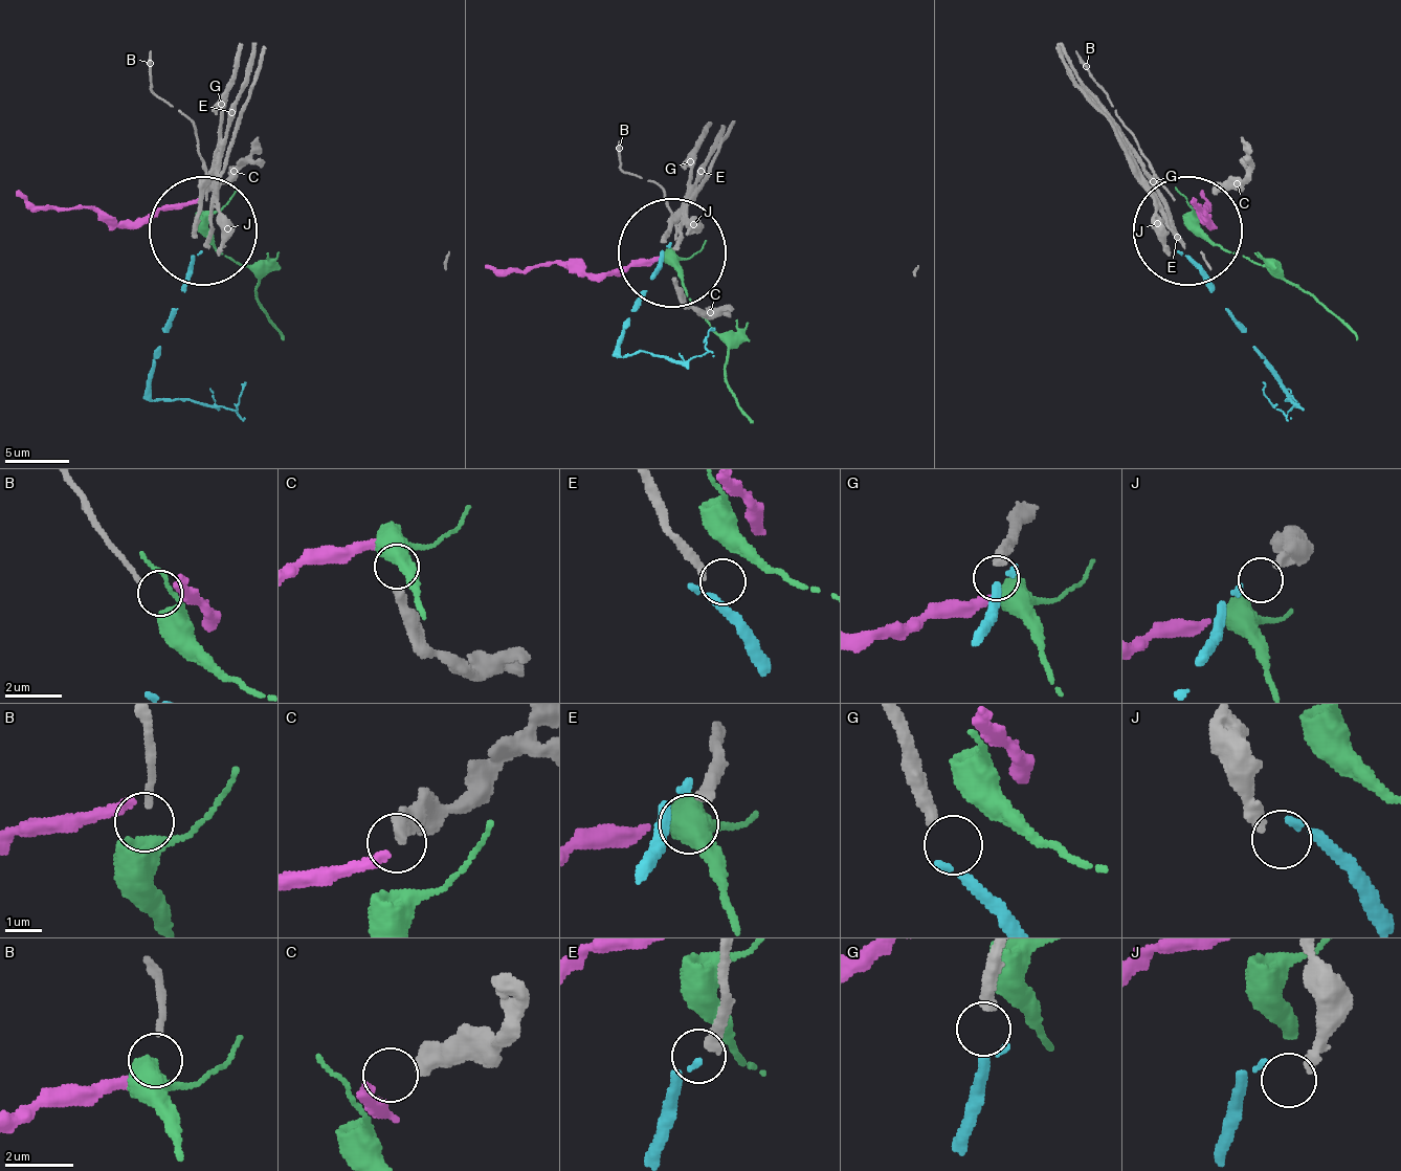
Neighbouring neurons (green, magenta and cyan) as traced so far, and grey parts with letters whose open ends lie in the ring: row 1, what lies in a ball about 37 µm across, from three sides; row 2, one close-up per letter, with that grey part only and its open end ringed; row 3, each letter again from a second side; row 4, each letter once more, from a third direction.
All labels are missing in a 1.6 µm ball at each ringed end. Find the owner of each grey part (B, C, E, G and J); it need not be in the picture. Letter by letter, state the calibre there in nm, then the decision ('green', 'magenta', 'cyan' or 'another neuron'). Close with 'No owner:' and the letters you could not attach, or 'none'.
B: 170 nm thick; green
C: 440 nm thick; magenta
E: 340 nm thick; another neuron
G: 360 nm thick; cyan
J: 320 nm thick; another neuron
No owner: E, J

